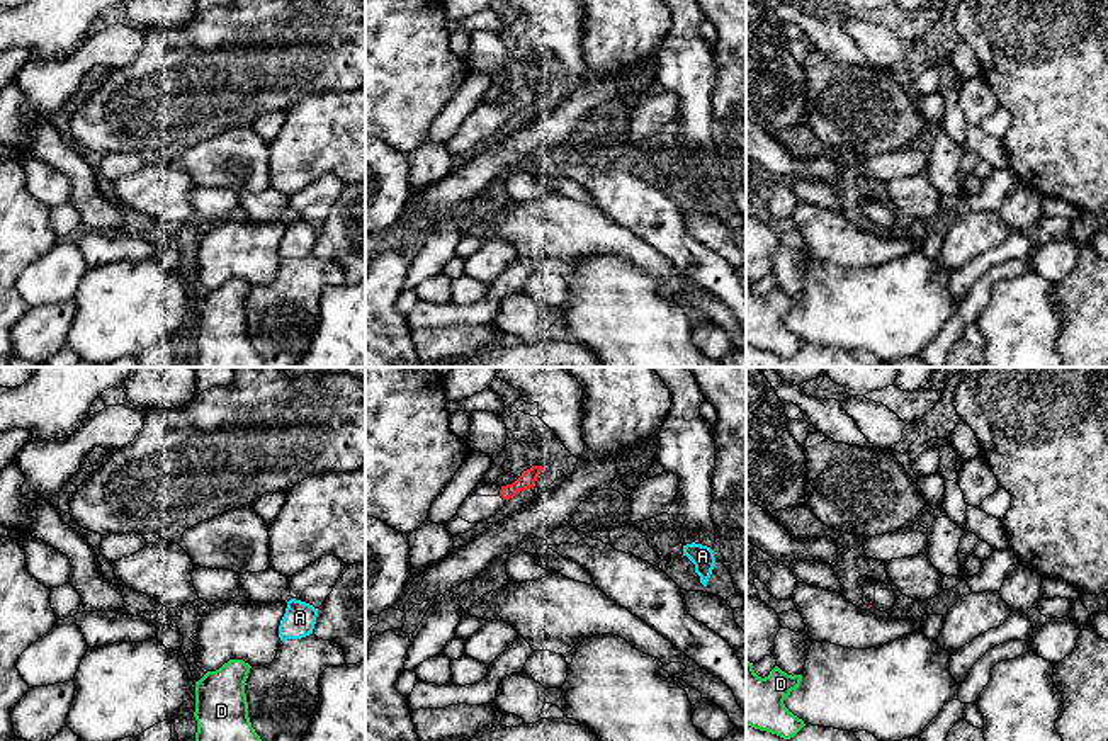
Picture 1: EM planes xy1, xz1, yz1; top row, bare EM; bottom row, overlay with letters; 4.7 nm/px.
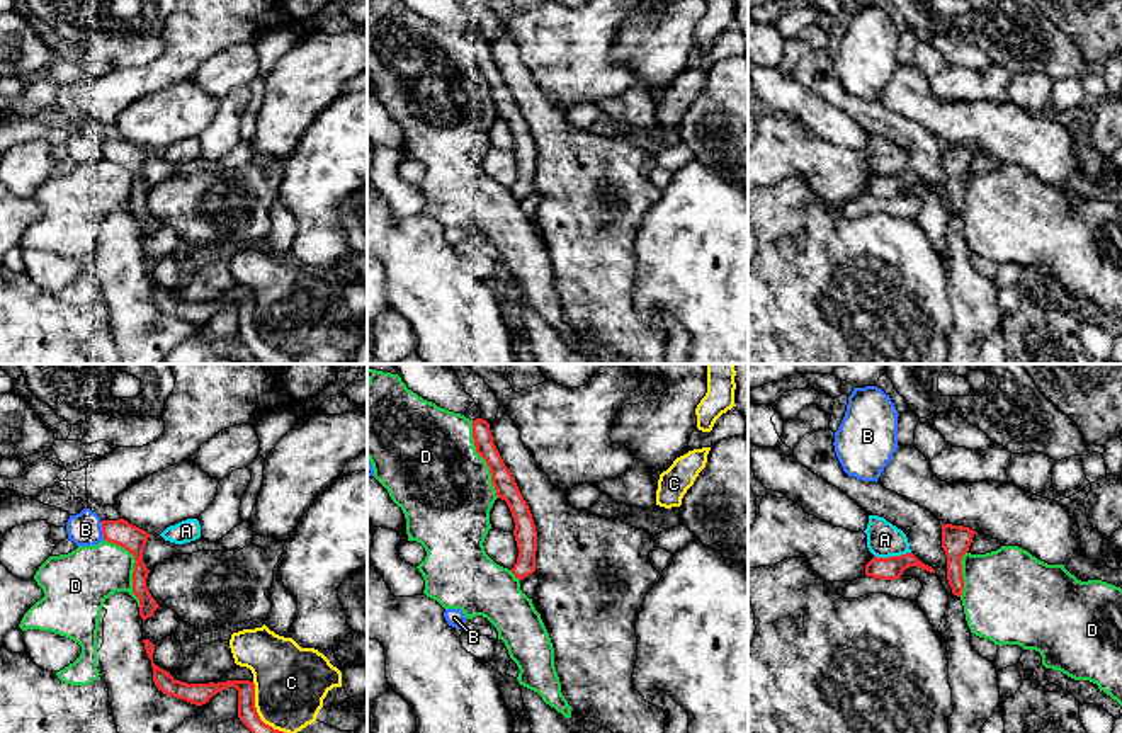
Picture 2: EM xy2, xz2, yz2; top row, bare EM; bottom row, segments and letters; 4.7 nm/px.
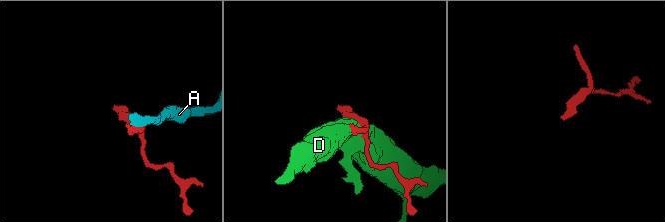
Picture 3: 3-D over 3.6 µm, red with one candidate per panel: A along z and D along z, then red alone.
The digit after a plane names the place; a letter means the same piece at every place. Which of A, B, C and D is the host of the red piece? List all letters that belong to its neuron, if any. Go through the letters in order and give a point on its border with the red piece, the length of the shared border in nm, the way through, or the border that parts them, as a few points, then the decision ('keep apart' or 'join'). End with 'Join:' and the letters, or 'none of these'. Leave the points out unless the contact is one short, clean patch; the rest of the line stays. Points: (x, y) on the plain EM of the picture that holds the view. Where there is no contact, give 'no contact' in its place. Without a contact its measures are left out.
A: contact yz2 (891, 176); length 180 nm; keep apart
B: contact xy2 (102, 148); length 90 nm; keep apart
C: contact xy2 (259, 335); length 320 nm; border xy2 (252, 301), (257, 334), (274, 347), (293, 354); keep apart
D: contact xy2 (135, 186); length 360 nm; keep apart
Join: none of these

